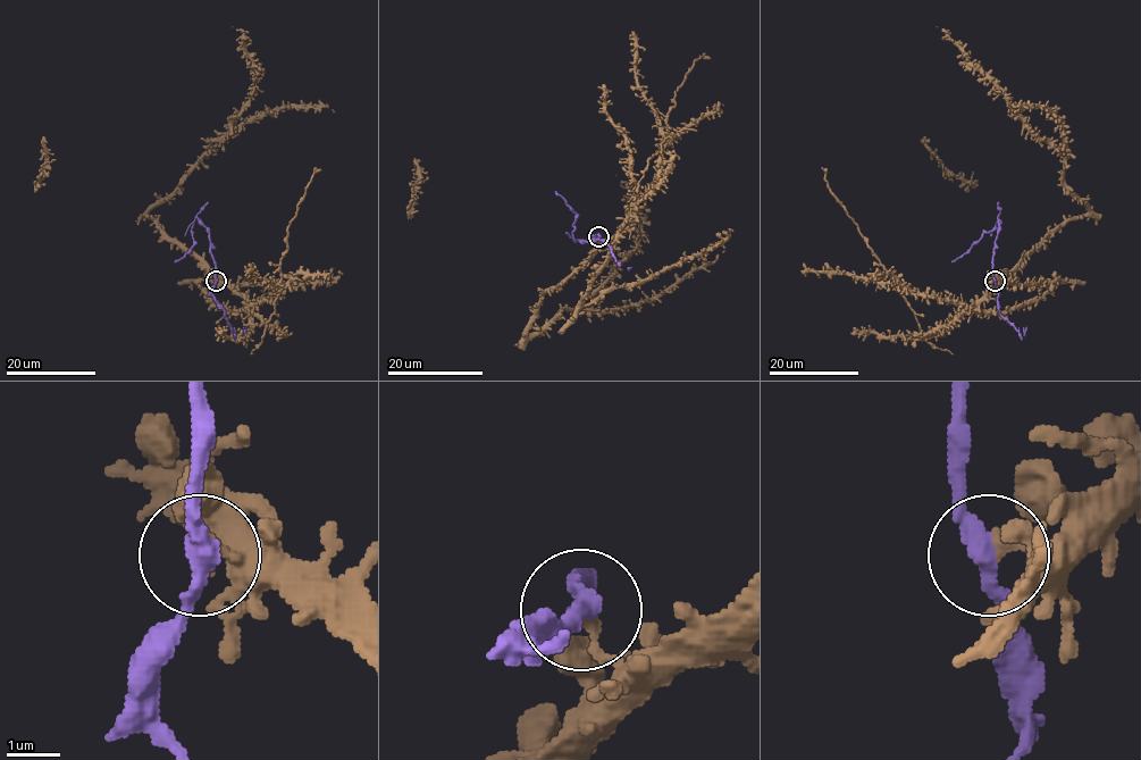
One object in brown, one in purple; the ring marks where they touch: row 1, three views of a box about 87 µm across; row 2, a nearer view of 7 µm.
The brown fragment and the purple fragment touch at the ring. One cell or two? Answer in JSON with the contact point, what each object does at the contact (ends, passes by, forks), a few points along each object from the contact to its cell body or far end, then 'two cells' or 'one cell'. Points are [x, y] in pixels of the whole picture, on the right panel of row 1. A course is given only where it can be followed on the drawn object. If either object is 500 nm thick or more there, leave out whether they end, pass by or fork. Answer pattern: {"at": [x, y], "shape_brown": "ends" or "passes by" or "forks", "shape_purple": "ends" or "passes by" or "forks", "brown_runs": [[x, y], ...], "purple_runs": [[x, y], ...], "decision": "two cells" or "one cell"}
{"at": [995, 281], "shape_brown": "ends", "shape_purple": "passes by", "brown_runs": [[996, 281], [1088, 208], [1064, 183], [1063, 156], [1032, 131], [967, 55], [936, 27]], "purple_runs": [[995, 281], [992, 261], [998, 217], [999, 224], [993, 230], [984, 232], [966, 252], [951, 261]], "decision": "two cells"}

